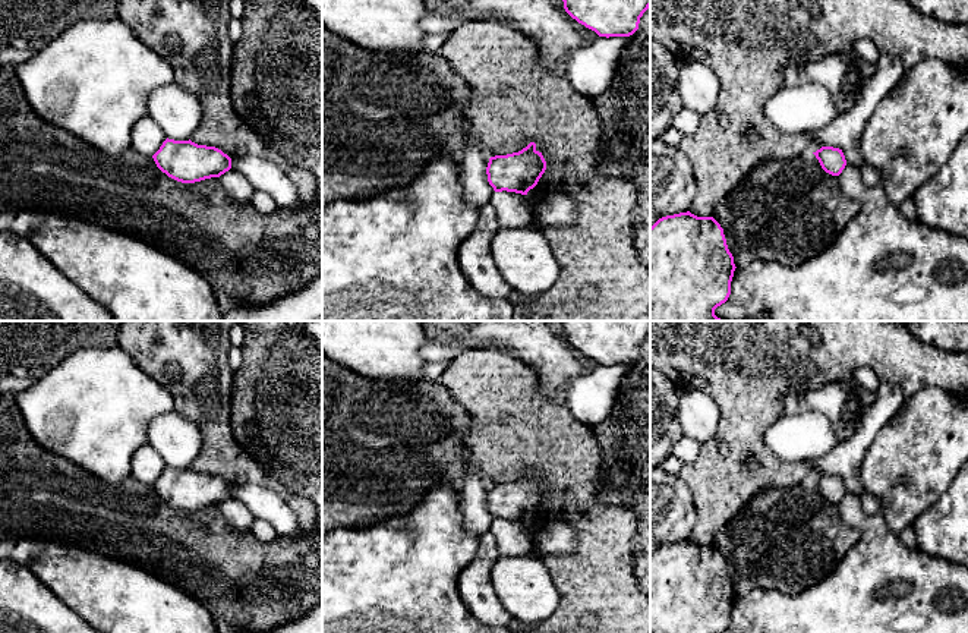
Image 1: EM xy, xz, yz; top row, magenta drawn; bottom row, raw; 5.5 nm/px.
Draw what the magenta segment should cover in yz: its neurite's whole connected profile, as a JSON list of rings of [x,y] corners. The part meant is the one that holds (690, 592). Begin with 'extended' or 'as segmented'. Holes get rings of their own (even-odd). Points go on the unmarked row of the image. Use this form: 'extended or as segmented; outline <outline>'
as segmented; outline [[[687,539],[650,555],[650,633],[722,633],[731,623],[735,596],[723,557],[713,545]]]

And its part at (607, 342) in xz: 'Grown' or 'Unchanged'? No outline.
Unchanged

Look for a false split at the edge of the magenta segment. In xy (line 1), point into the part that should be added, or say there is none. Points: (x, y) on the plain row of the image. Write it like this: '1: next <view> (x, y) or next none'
1: next none

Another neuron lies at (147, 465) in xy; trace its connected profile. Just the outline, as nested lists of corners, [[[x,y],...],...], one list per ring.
[[[149,444],[142,445],[132,457],[132,476],[152,485],[167,467],[160,453]]]

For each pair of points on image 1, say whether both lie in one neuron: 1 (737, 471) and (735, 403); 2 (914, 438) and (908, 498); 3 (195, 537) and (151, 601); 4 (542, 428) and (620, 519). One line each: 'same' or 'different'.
1: same
2: same
3: different
4: same

